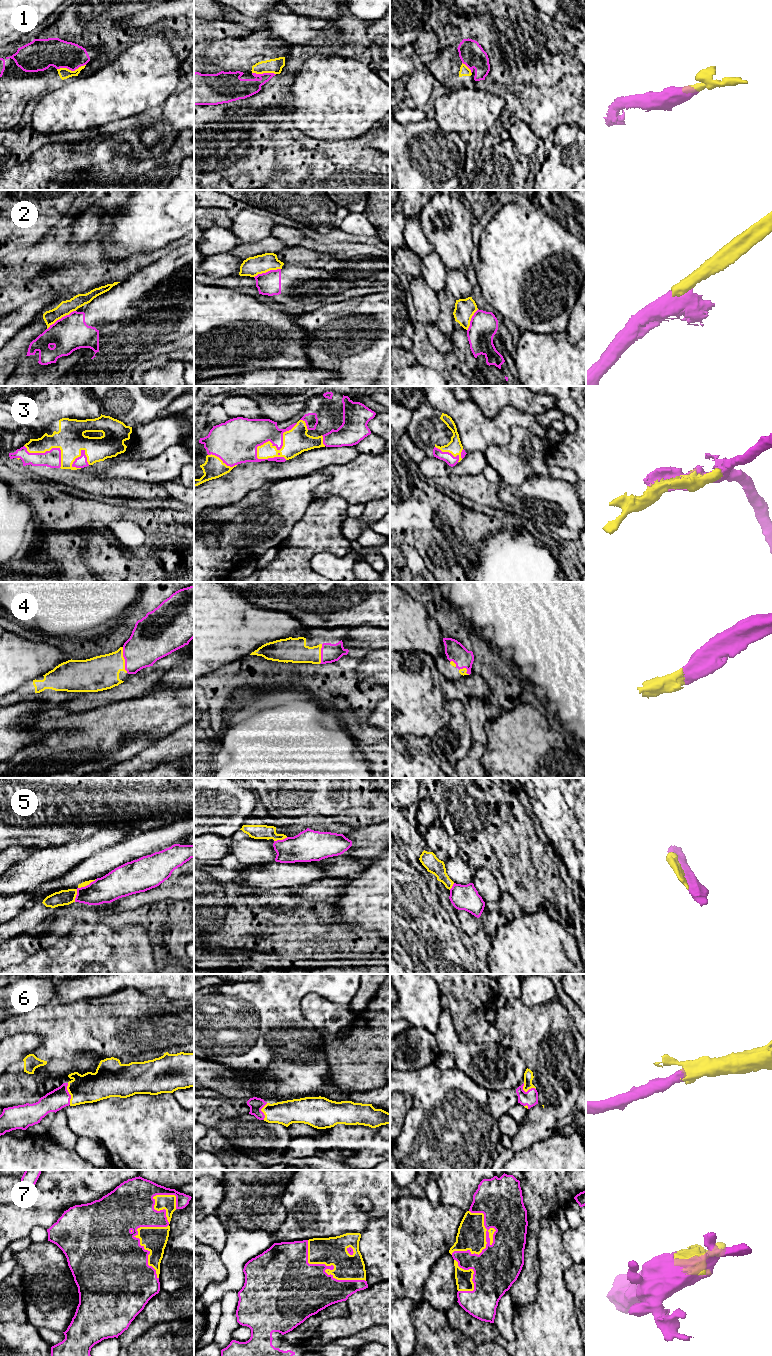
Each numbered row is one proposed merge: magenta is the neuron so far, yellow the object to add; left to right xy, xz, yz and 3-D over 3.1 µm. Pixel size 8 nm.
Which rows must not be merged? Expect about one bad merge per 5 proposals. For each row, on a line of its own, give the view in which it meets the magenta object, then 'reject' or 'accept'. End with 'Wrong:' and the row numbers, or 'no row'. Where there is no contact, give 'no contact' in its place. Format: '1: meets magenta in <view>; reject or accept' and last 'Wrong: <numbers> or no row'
1: meets magenta in xy; accept
2: meets magenta in xy; reject
3: meets magenta in xz; accept
4: meets magenta in xy; accept
5: meets magenta in xy; reject
6: meets magenta in xy; accept
7: meets magenta in xy; accept
Wrong: 2, 5

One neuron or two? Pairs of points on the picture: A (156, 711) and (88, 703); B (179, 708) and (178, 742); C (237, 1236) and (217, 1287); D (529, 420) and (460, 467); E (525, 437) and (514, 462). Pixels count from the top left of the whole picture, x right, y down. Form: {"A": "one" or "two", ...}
{"A": "two", "B": "two", "C": "one", "D": "two", "E": "one"}

